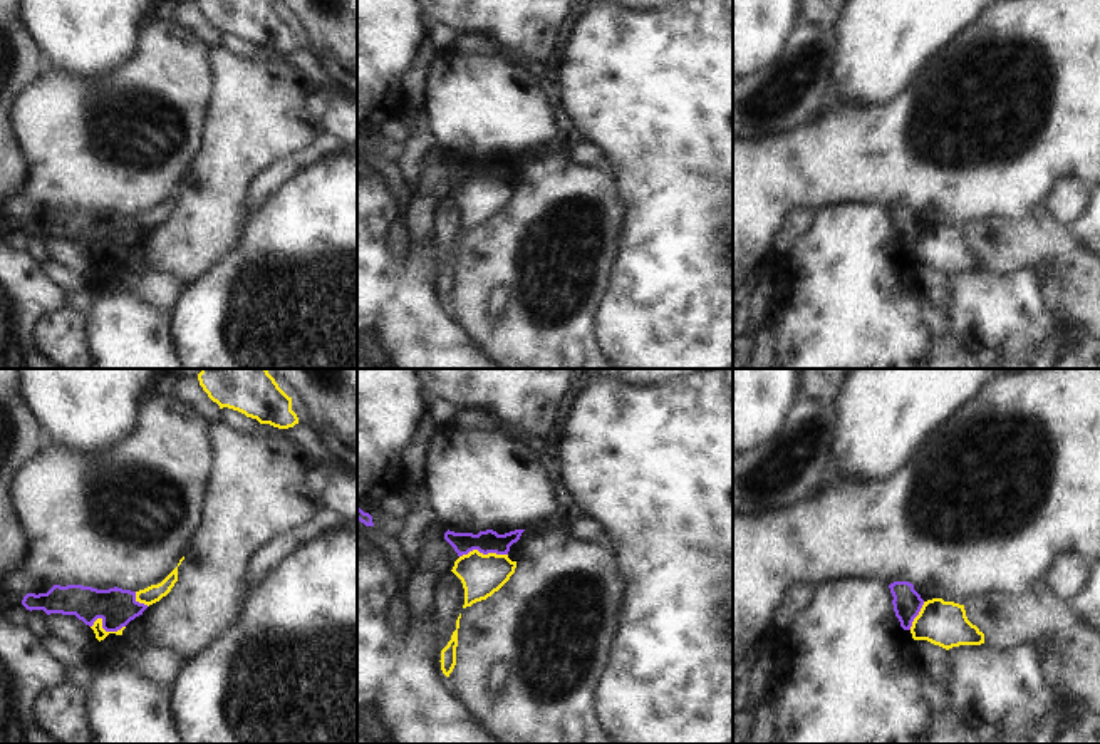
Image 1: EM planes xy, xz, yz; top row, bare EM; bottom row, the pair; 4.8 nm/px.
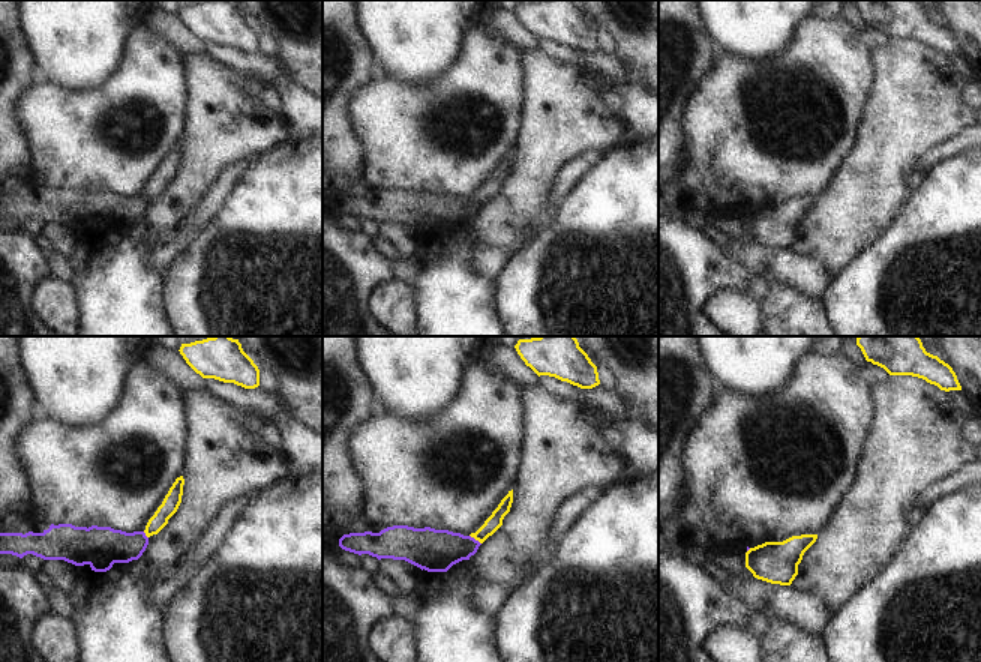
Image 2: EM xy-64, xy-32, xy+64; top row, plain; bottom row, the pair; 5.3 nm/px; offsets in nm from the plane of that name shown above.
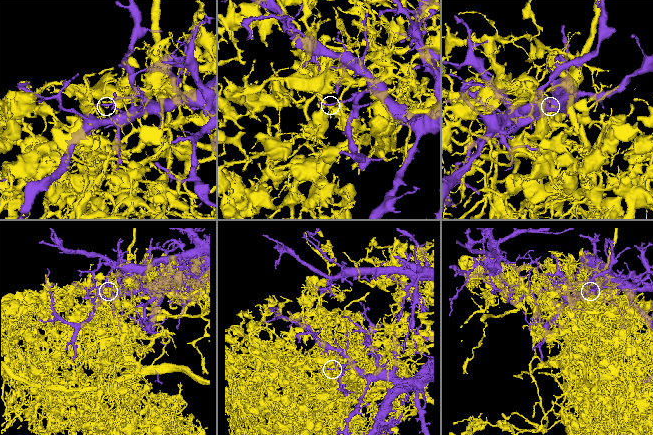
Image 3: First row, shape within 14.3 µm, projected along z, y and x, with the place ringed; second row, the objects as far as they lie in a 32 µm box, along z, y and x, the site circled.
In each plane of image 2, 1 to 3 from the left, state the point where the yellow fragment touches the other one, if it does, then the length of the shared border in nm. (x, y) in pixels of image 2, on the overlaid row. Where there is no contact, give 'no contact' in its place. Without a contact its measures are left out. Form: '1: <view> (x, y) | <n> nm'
1: xy-64 (144, 535) | 50 nm
2: xy-32 (474, 539) | 80 nm
3: no contact

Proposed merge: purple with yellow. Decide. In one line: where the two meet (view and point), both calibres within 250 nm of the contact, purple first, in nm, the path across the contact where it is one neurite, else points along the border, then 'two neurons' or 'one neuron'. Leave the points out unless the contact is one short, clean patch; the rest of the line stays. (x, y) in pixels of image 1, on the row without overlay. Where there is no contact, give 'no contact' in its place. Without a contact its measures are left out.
contact xz (483, 178); calibres 110 and 200 nm; two neurons

